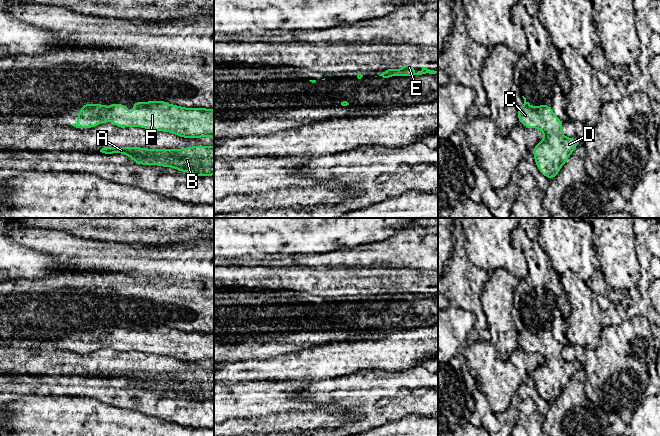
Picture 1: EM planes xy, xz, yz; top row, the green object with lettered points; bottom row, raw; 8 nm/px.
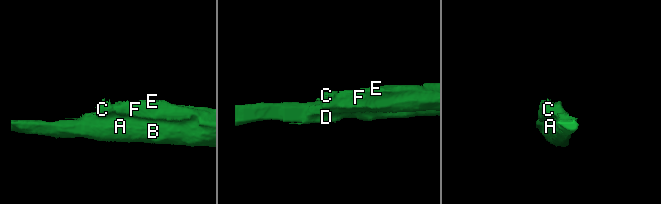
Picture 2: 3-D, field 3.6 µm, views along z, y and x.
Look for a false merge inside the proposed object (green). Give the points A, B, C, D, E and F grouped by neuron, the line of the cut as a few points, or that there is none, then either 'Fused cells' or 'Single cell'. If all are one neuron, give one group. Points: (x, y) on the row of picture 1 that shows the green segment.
Groups: A B C D E F. No split. Single cell

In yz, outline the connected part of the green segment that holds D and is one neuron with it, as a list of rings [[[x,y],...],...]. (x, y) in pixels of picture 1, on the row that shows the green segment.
[[[524,99],[524,105],[518,108],[519,122],[526,128],[537,128],[544,133],[544,139],[534,146],[533,155],[539,171],[548,179],[553,179],[575,148],[578,141],[575,138],[567,138],[563,135],[561,127],[563,122],[553,113],[551,105],[539,105],[531,107],[530,103]]]

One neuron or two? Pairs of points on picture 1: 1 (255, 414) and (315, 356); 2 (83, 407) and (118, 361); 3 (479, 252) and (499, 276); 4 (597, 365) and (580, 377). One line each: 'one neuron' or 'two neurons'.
1: two neurons
2: two neurons
3: two neurons
4: two neurons

